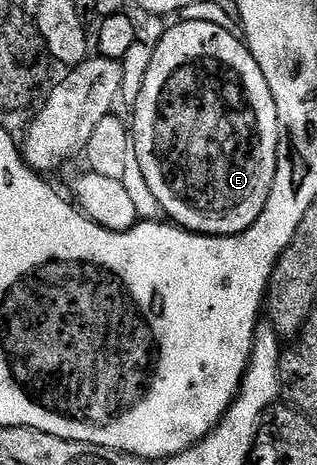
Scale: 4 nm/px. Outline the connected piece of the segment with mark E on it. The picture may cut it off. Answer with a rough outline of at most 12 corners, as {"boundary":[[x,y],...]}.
{"boundary":[[172,23],[137,98],[141,174],[178,227],[265,210],[279,119],[242,39]]}

